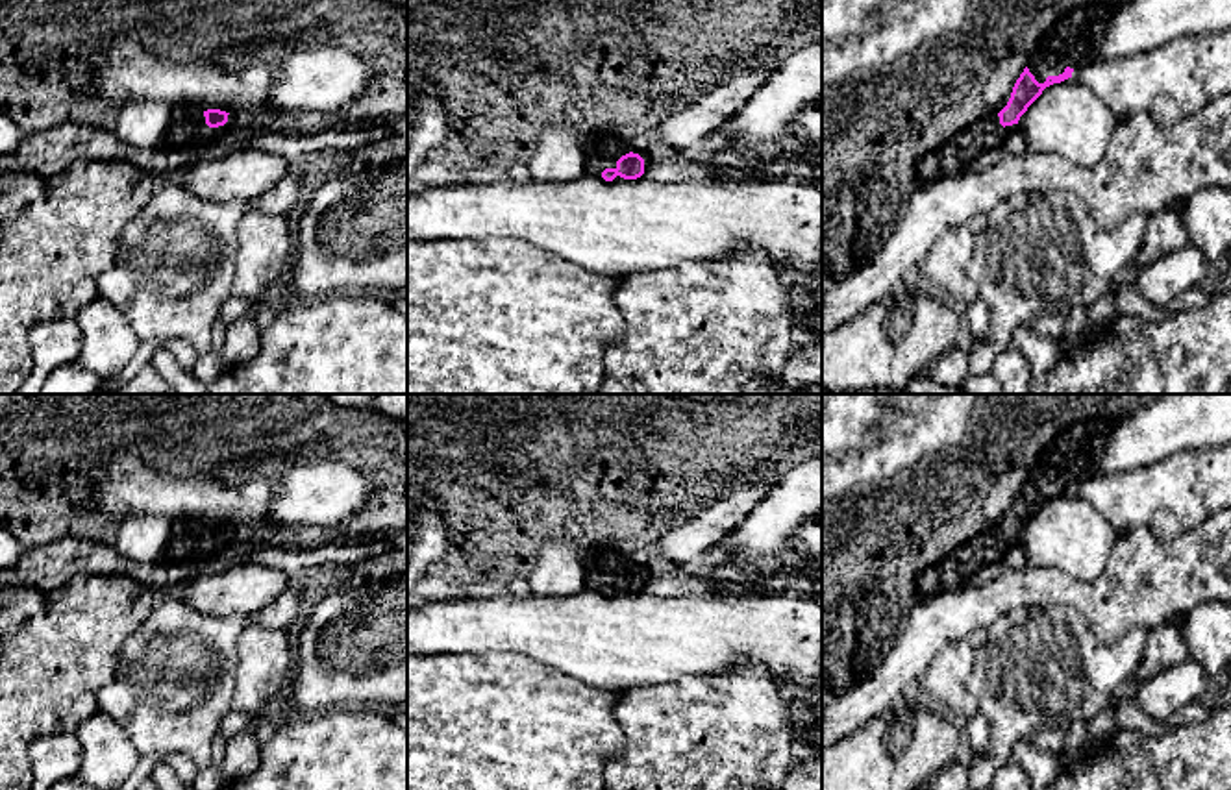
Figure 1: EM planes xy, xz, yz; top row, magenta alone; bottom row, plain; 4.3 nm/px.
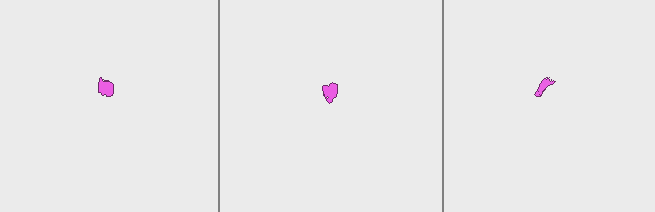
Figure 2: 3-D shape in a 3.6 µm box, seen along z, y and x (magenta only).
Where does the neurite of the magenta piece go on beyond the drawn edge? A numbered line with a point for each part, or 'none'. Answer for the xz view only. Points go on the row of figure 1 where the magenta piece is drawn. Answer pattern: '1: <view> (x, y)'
1: xz (611, 148)

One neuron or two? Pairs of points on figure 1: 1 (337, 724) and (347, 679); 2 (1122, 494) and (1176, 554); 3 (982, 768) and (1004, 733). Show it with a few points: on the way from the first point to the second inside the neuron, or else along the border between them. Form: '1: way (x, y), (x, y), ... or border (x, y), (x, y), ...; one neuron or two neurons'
1: border (384, 709), (328, 709), (298, 716); two neurons
2: border (1202, 520), (1168, 537), (1144, 526), (1119, 533); two neurons
3: way (991, 763), (1000, 742); one neuron

